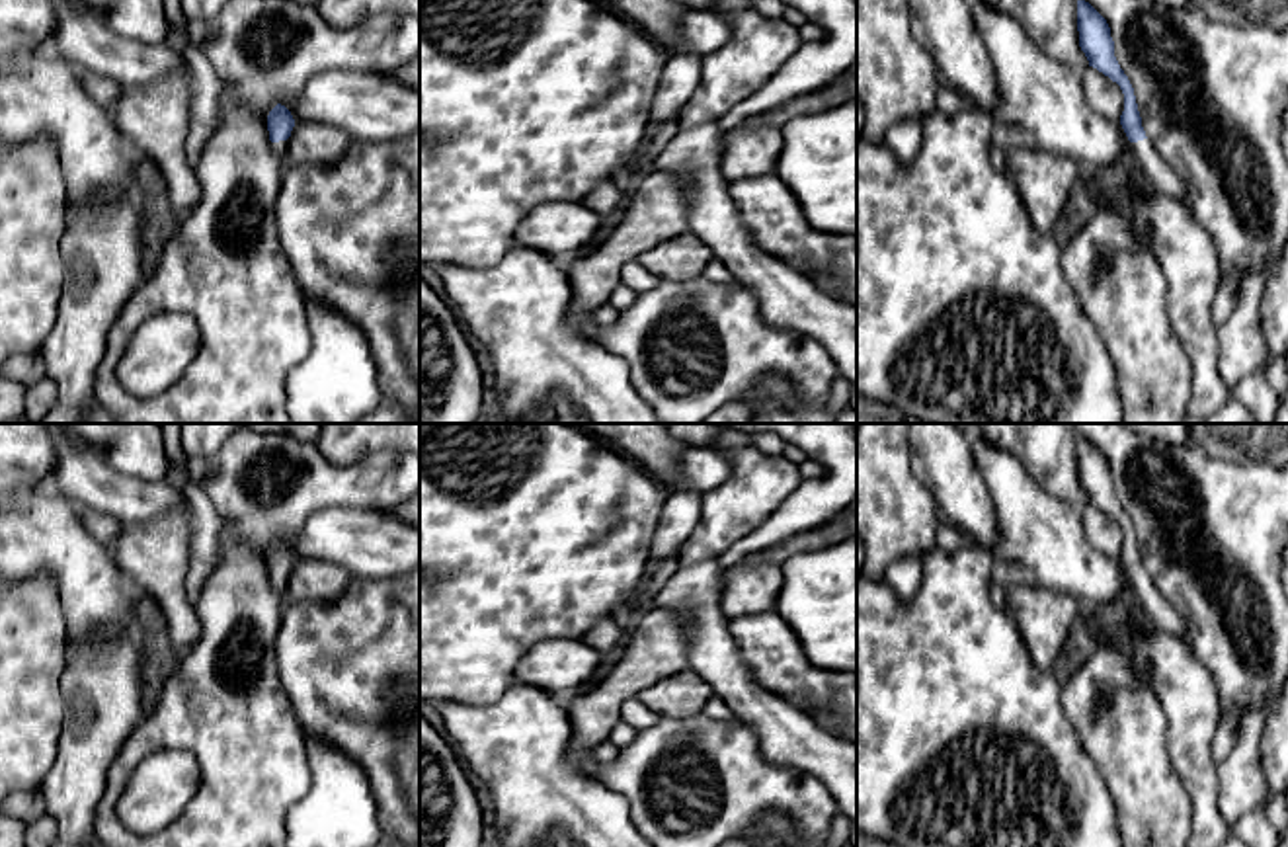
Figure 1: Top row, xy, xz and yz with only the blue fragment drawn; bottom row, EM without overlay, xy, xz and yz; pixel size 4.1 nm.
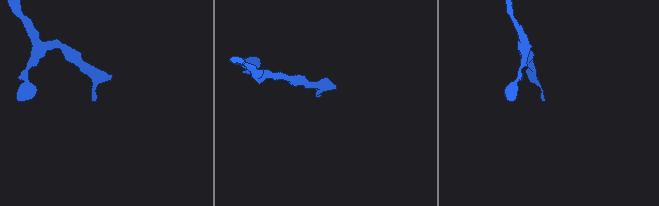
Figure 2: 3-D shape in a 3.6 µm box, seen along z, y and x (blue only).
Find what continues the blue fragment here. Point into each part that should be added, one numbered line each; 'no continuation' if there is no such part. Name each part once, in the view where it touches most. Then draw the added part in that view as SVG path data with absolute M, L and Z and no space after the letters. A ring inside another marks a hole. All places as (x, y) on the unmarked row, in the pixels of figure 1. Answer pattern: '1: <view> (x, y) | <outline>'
1: yz (1164, 615) | M1149 576L1130 580L1130 584L1136 589L1136 595L1140 597L1155 628L1175 636L1183 636L1187 621L1175 611L1173 605L1165 601L1165 597L1157 591Z

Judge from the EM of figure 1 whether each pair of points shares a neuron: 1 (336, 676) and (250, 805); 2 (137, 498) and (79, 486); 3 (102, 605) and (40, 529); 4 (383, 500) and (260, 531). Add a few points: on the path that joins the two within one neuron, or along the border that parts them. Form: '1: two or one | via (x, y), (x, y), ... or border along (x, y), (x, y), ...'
1: two | border along (281, 685), (297, 723), (307, 734)
2: one | via (123, 498), (92, 486)
3: one | via (90, 586), (88, 578), (59, 549)
4: one | via (352, 492), (299, 492), (291, 500)

